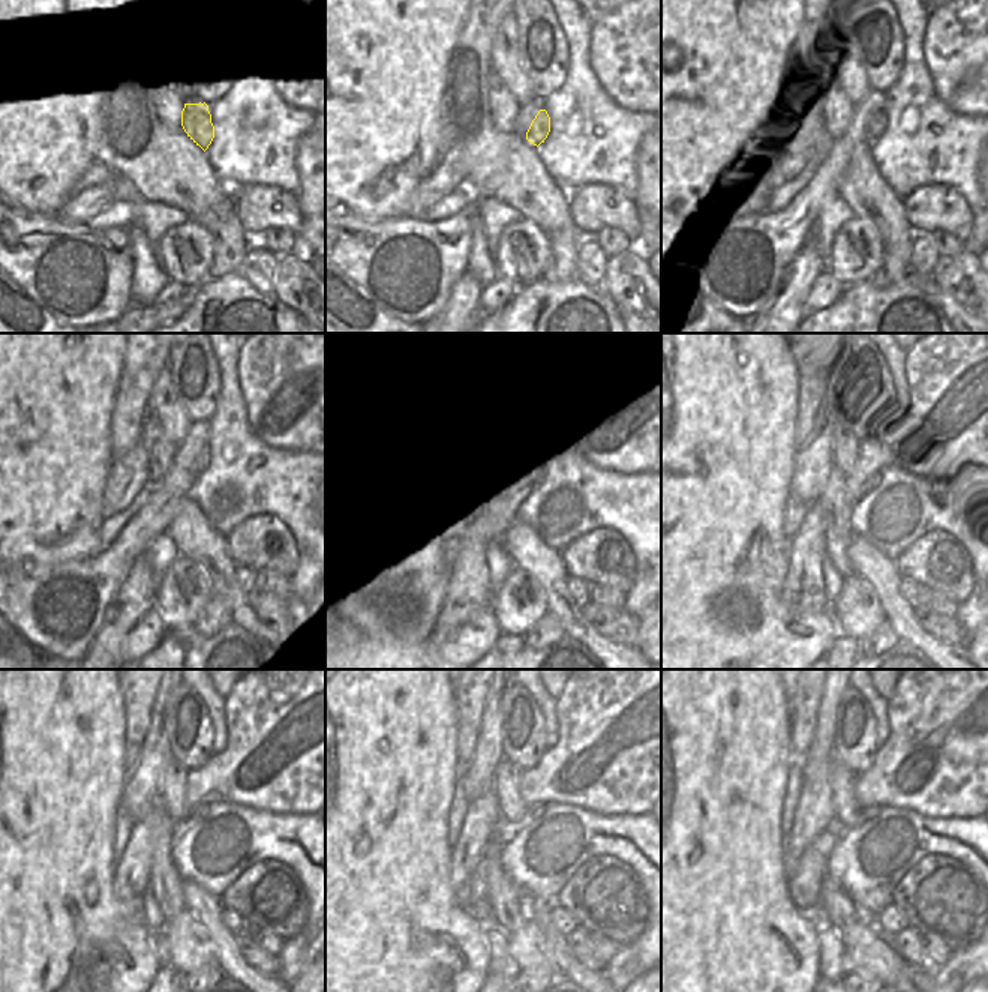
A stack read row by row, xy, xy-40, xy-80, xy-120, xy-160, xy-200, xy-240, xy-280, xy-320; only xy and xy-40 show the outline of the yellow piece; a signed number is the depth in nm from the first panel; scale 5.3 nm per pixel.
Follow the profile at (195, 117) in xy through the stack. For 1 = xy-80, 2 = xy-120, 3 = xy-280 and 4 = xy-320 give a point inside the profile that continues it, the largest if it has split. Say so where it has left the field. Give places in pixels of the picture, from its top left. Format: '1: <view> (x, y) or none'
1: xy-80 (877, 123)
2: xy-120 (201, 461)
3: xy-280 (535, 811)
4: xy-320 (873, 811)

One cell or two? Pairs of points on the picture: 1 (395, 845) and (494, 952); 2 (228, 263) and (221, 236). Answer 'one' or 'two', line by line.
1: two
2: one

